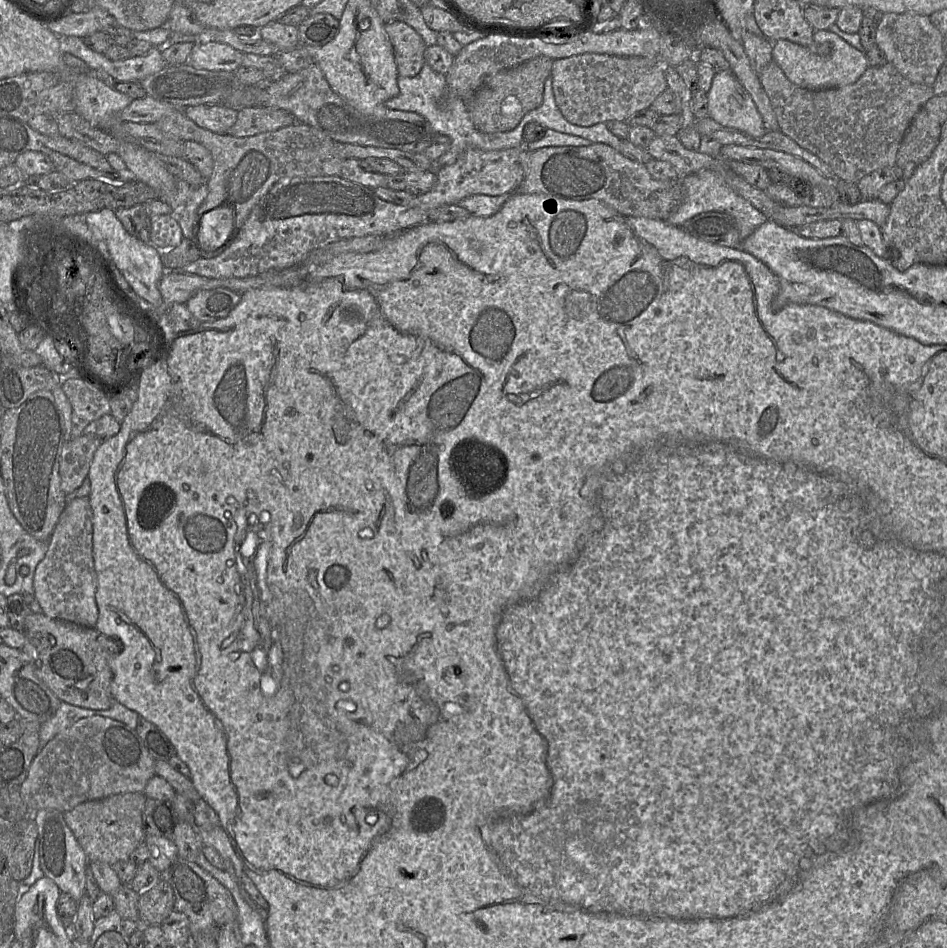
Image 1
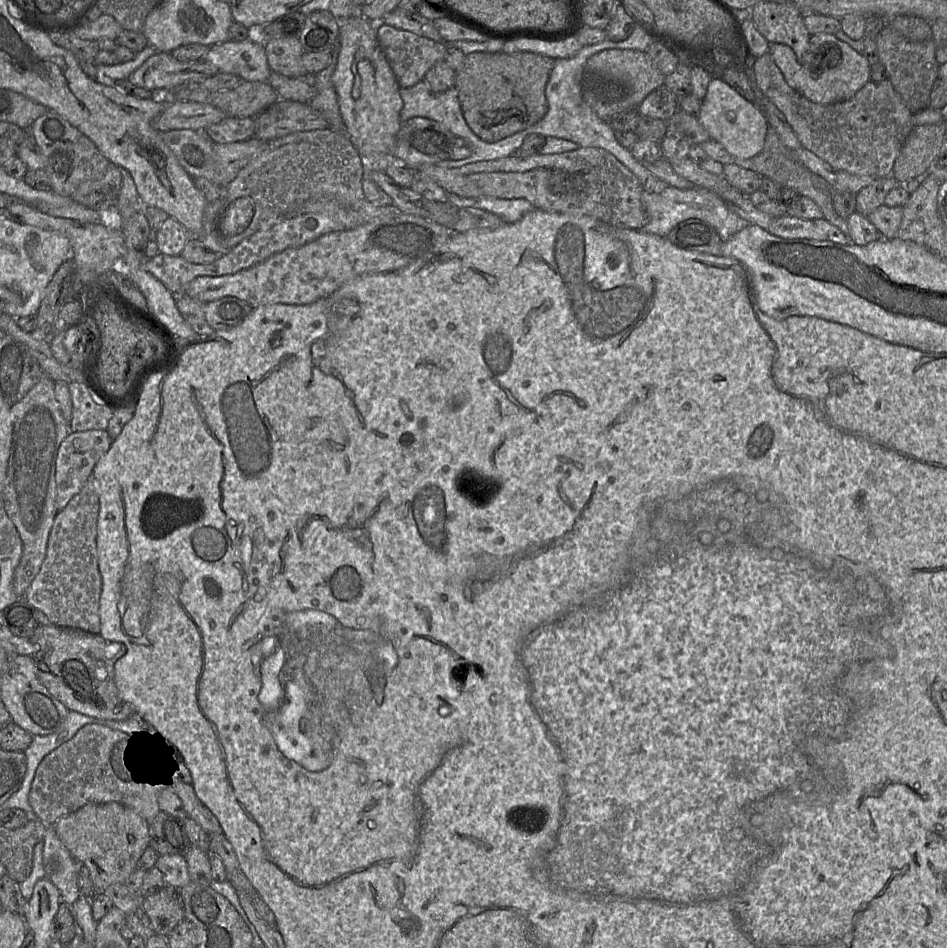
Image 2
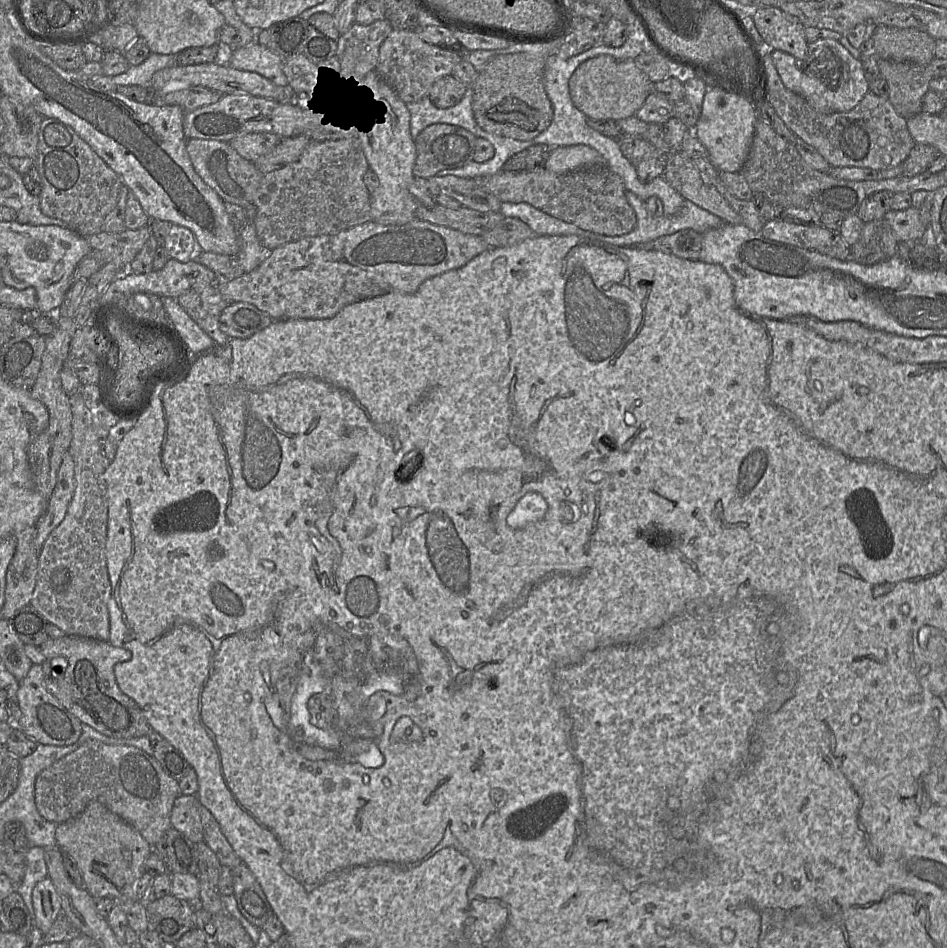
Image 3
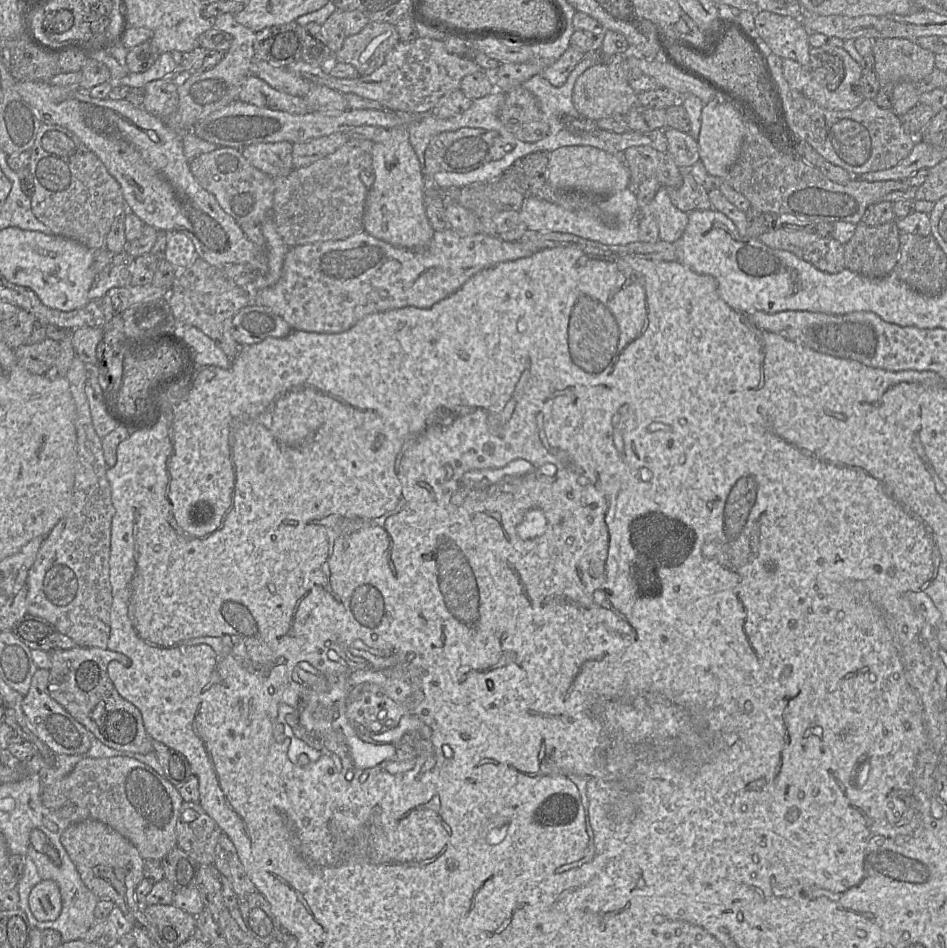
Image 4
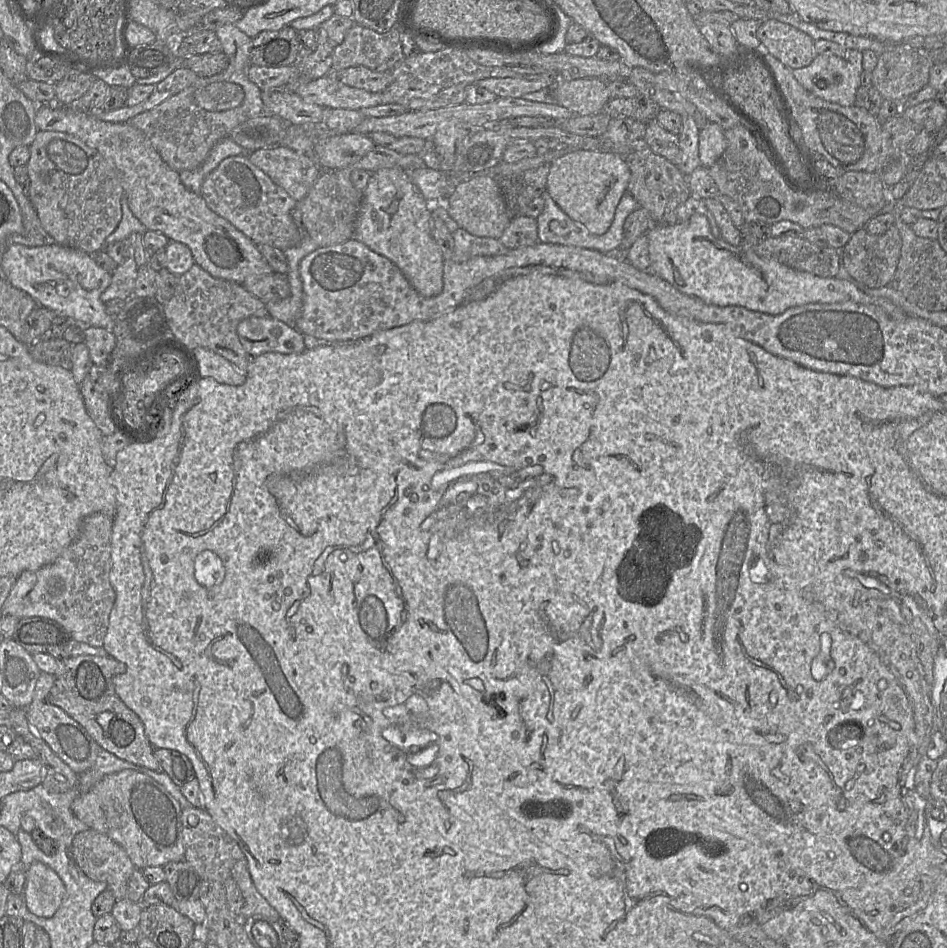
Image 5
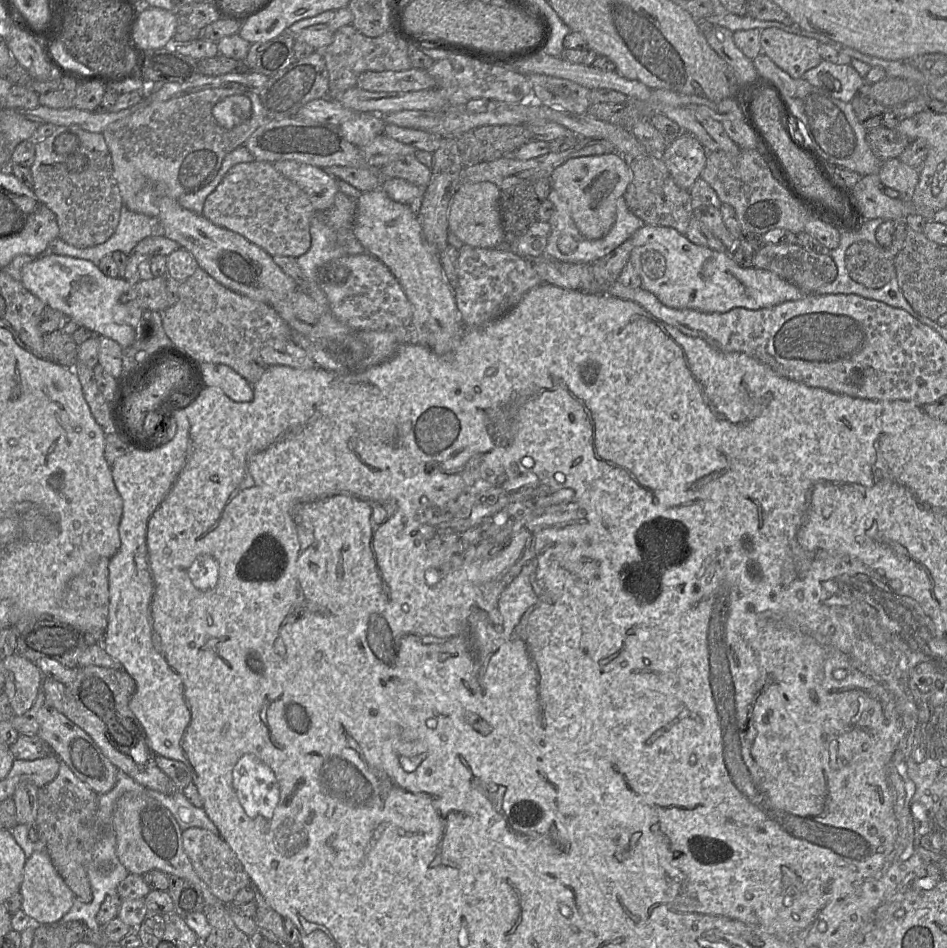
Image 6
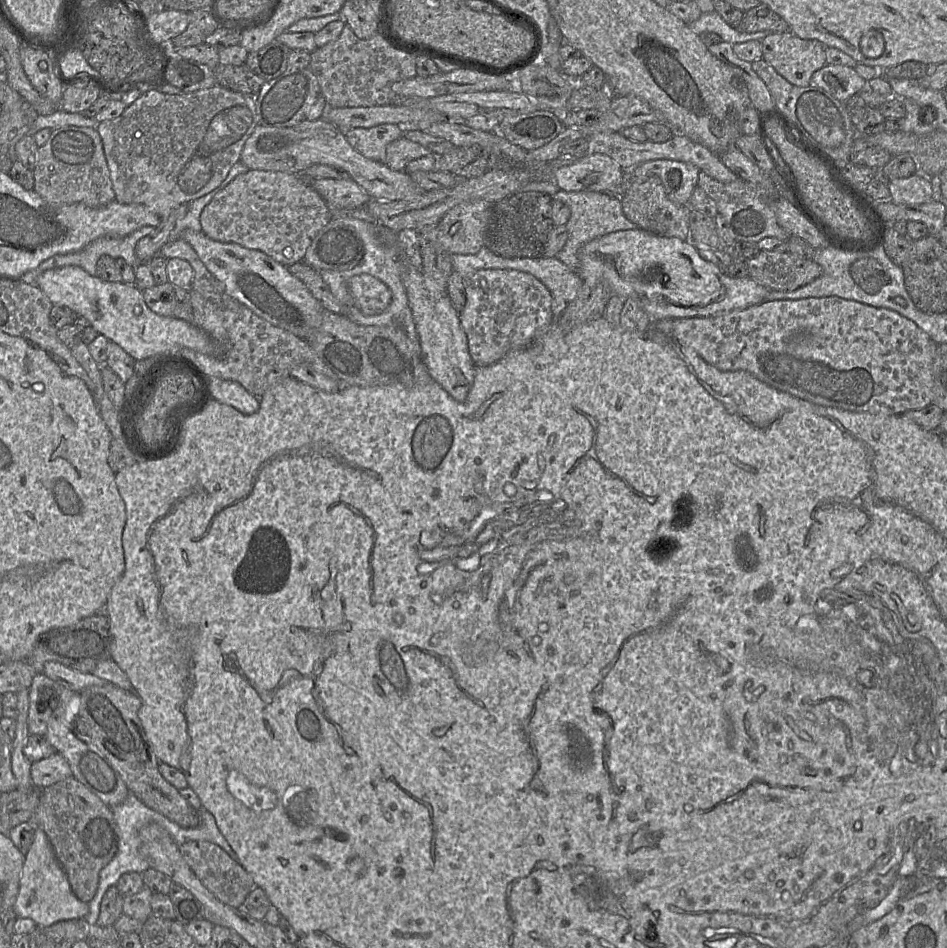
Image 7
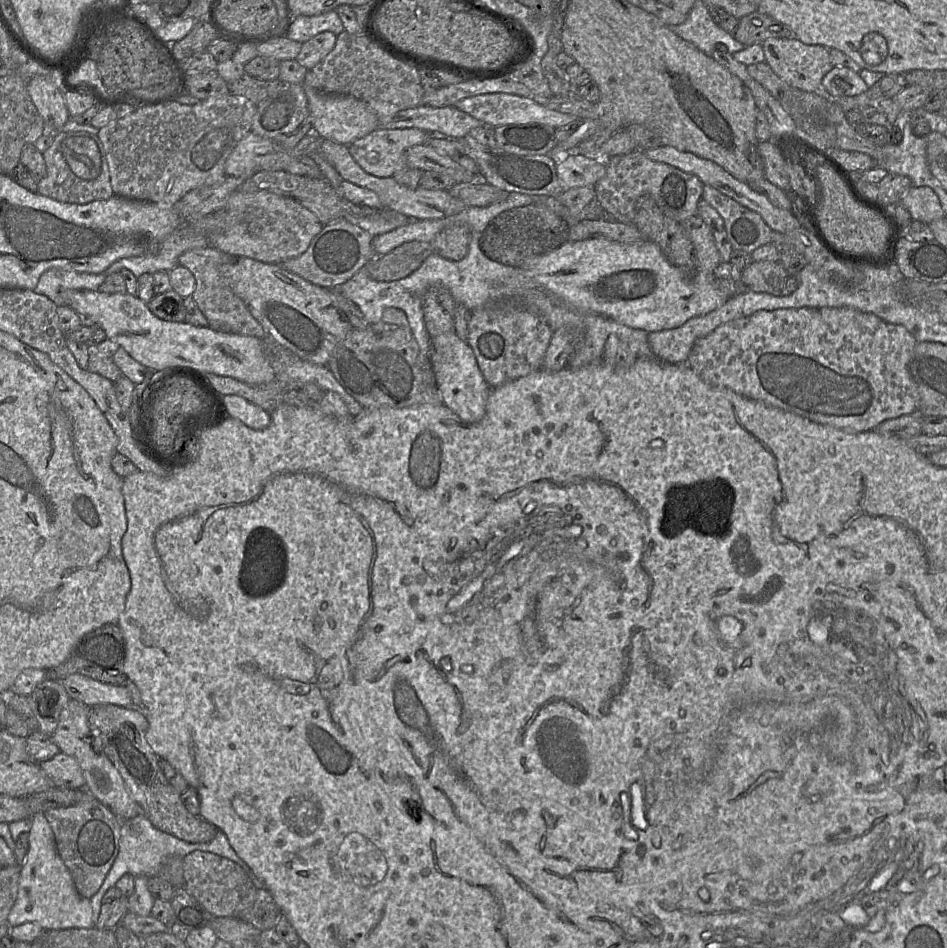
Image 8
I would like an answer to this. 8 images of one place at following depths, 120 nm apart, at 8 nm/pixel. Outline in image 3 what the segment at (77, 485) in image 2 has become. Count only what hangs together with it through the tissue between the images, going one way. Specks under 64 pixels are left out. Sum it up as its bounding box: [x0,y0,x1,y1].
[34,450,76,553]

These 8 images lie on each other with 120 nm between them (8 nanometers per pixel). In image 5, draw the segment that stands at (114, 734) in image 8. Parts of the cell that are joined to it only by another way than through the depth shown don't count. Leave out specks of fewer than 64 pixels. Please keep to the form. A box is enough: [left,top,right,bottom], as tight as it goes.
[50,655,162,771]

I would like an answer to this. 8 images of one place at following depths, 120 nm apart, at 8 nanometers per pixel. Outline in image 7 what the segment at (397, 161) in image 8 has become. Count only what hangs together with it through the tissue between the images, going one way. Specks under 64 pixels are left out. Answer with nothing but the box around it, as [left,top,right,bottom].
[345,124,403,163]

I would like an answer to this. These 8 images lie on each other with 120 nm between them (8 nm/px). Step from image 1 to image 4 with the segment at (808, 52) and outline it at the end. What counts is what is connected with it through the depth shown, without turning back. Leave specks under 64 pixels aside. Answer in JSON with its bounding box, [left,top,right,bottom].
[783,45,863,110]

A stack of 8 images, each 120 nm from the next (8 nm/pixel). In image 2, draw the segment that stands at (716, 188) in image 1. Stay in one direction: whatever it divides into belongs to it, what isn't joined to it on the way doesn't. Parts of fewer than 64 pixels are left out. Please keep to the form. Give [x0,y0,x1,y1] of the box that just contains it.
[641,185,750,242]

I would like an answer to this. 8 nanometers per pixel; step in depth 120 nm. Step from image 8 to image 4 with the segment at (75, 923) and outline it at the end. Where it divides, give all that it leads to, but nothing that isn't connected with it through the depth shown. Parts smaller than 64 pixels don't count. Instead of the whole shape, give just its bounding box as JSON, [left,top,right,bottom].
[29,880,62,921]

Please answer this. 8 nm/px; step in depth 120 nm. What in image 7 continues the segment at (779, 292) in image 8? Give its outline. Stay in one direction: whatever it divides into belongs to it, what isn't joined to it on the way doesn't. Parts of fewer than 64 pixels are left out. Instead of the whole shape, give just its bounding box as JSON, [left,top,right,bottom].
[747,251,822,292]

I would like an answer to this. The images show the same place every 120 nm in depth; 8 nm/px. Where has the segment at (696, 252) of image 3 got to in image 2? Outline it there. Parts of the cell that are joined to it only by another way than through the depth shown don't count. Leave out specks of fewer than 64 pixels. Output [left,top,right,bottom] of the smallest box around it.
[666,219,723,256]

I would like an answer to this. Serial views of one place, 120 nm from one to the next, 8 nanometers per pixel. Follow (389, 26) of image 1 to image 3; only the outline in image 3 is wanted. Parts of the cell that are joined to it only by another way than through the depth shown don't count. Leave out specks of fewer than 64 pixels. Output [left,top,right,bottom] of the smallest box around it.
[375,29,461,103]

